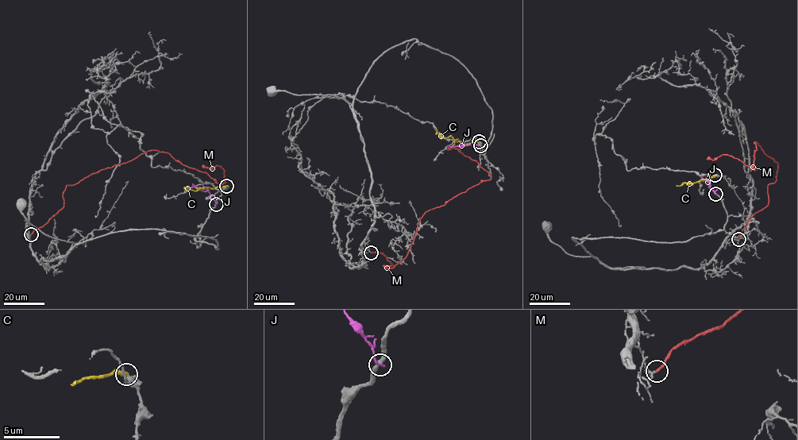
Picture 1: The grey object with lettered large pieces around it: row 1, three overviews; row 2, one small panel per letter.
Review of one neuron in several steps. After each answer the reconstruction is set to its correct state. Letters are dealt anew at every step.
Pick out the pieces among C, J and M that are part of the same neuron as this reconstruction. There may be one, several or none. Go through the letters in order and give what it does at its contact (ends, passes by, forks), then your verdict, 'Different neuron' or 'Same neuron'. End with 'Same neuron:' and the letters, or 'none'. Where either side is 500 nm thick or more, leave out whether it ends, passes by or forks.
C: It ends there. Different neuron
J: It ends there. Different neuron
M: It ends there. Different neuron
Same neuron: none

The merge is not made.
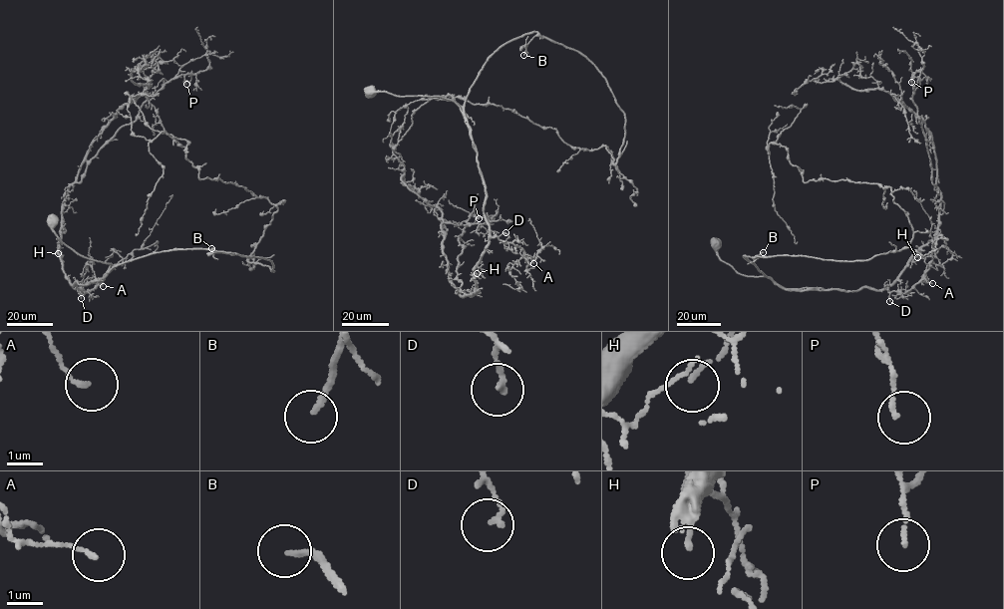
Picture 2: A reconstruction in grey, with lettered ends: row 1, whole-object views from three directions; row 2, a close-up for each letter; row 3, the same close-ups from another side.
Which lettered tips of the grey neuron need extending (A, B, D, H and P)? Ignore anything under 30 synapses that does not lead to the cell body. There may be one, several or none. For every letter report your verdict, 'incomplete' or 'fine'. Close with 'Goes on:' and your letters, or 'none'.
A: fine
B: incomplete
D: fine
H: fine
P: fine
Goes on: B

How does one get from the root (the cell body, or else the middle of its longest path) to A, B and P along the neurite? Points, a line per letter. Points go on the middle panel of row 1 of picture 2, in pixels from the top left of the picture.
A: (371, 92), (371, 95), (385, 92), (454, 101), (476, 149), (490, 233), (521, 247), (533, 263)
B: (371, 92), (442, 96), (462, 112), (469, 88), (490, 58), (506, 43), (536, 32), (523, 55)
P: (371, 92), (450, 99), (469, 129), (489, 238), (473, 269), (477, 290), (460, 296), (457, 240), (479, 218)

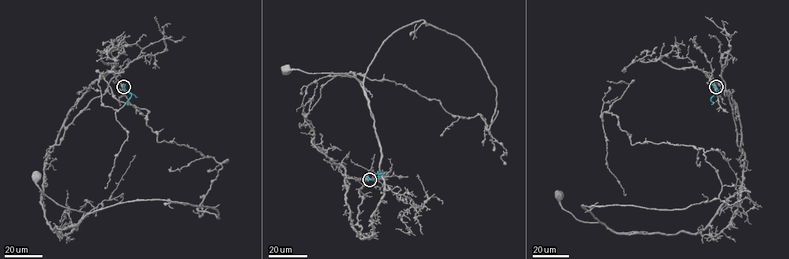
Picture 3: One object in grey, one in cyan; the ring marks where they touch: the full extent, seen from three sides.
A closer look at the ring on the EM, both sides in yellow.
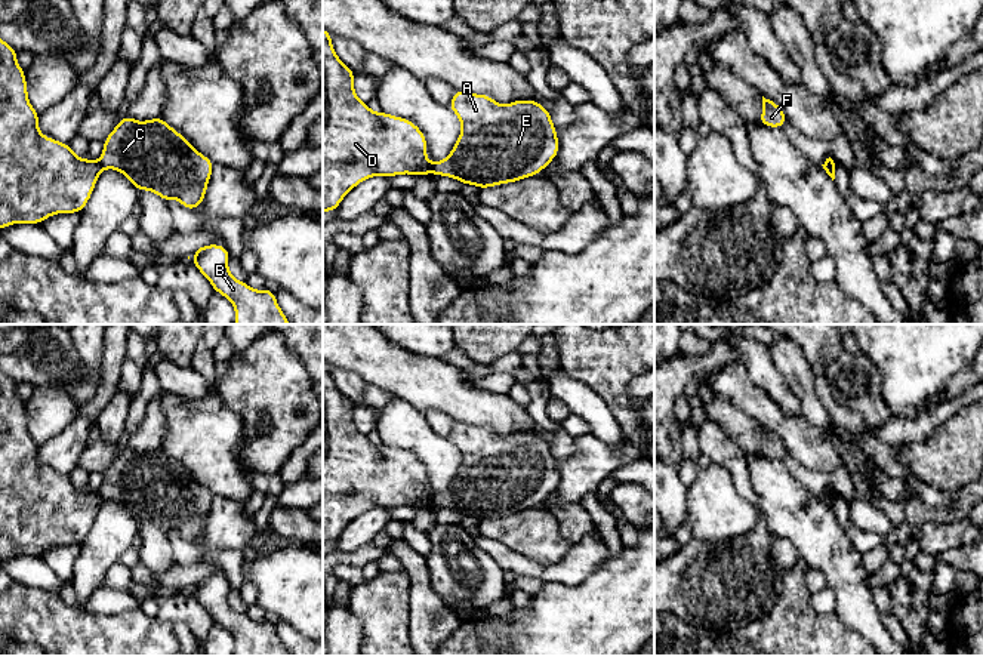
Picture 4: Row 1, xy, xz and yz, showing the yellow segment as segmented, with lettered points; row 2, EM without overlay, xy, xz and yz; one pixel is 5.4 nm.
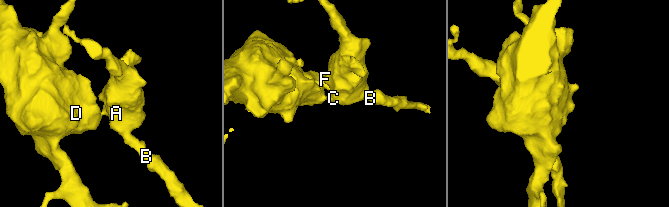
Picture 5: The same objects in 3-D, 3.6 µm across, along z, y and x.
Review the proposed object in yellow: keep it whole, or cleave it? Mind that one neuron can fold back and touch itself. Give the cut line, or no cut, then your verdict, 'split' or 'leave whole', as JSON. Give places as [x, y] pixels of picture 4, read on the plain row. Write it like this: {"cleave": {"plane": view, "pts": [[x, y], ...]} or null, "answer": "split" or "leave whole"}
{"cleave": {"plane": "xz", "pts": [[430, 495], [431, 504]]}, "answer": "split"}

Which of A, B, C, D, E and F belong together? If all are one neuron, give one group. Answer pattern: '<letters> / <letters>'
A B C E F / D

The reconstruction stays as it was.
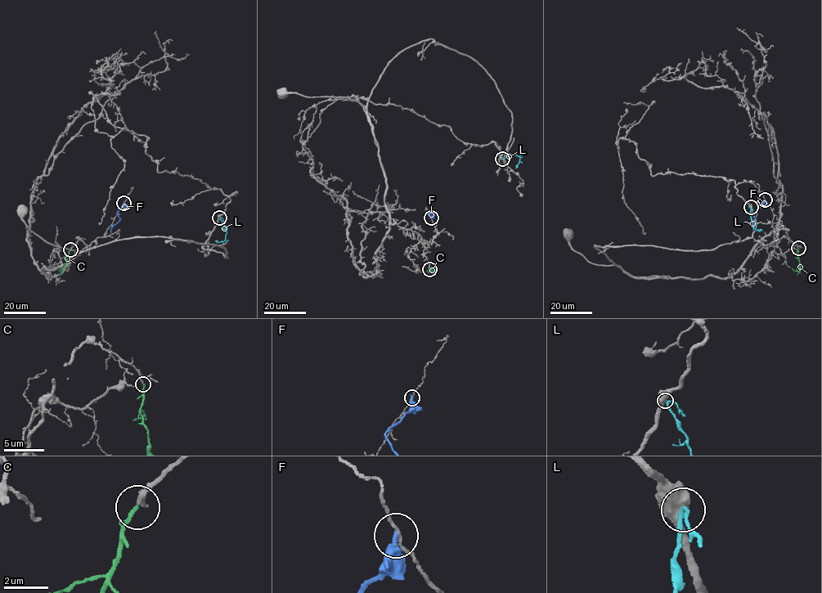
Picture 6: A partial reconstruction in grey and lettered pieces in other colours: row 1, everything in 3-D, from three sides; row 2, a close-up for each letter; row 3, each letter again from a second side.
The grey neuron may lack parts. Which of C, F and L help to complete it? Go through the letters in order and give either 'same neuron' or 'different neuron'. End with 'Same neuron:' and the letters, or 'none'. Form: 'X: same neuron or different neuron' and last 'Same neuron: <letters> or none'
C: same neuron
F: different neuron
L: different neuron
Same neuron: C

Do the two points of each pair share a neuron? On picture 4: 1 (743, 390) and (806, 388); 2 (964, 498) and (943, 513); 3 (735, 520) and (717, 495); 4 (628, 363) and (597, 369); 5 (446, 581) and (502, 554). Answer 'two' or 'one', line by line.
1: two
2: one
3: one
4: one
5: two

